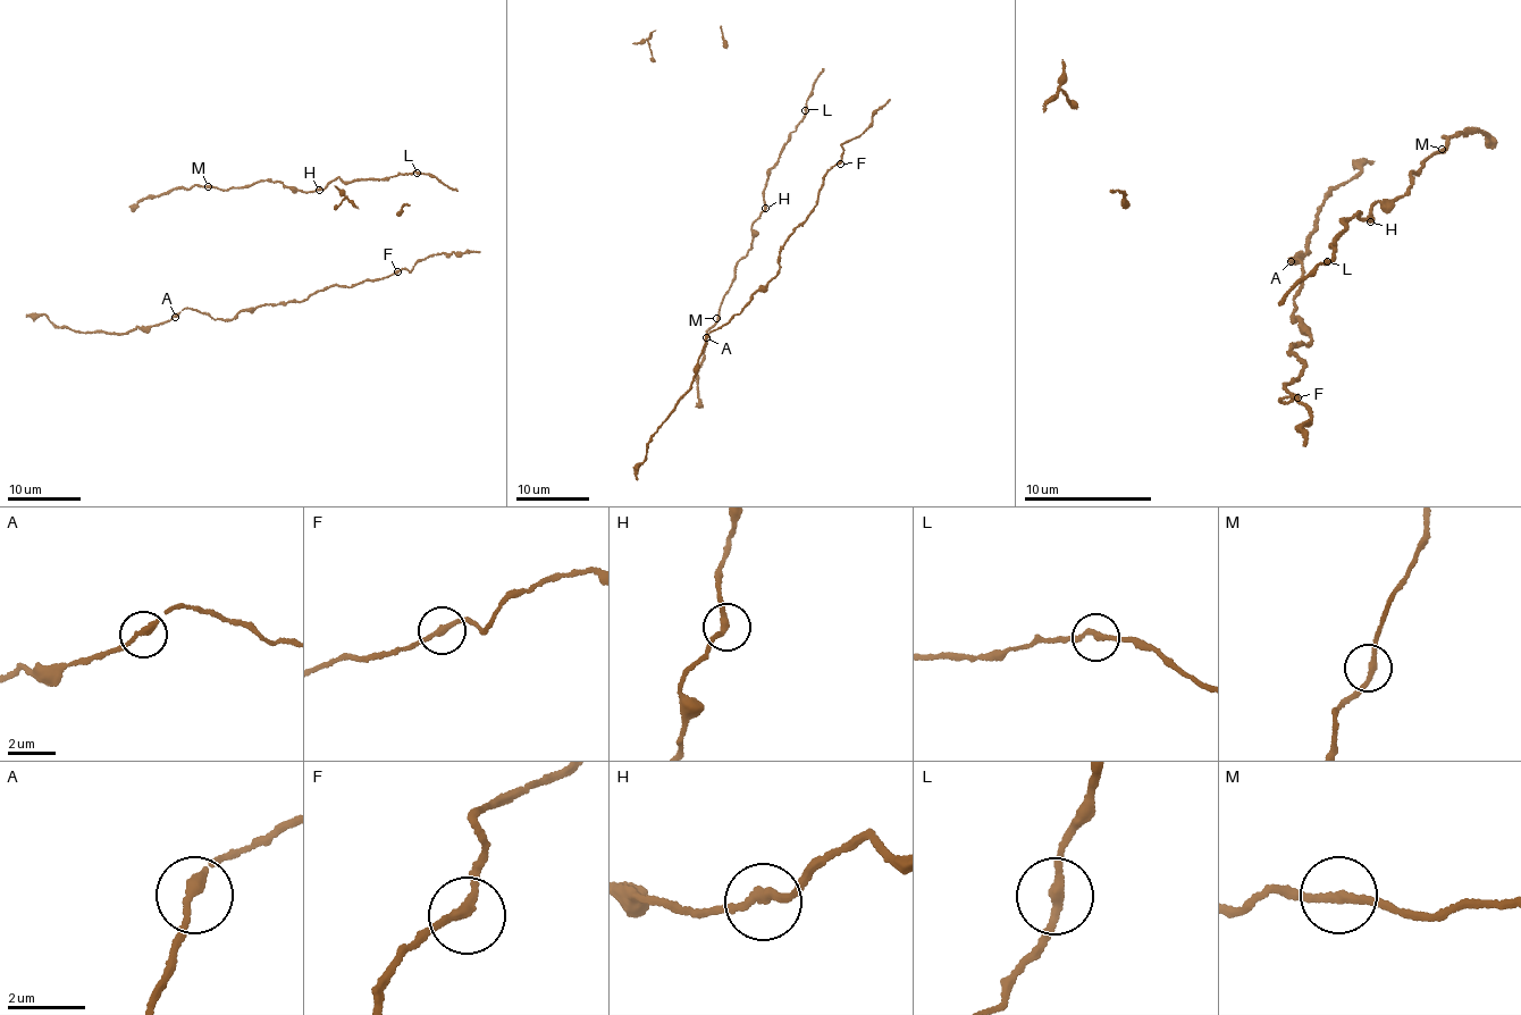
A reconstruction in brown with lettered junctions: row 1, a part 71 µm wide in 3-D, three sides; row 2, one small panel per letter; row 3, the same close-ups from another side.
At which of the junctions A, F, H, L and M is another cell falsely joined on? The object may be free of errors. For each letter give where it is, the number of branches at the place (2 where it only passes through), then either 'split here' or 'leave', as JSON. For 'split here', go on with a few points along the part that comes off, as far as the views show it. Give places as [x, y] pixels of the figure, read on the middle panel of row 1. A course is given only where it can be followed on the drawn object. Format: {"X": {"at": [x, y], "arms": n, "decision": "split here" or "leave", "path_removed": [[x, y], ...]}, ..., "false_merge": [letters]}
{"A": {"at": [706, 337], "arms": 2, "decision": "leave"}, "F": {"at": [840, 164], "arms": 2, "decision": "leave"}, "H": {"at": [765, 208], "arms": 2, "decision": "leave"}, "L": {"at": [805, 110], "arms": 2, "decision": "leave"}, "M": {"at": [716, 318], "arms": 2, "decision": "leave"}, "false_merge": []}

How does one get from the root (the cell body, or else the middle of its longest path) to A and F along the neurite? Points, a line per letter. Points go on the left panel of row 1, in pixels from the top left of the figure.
A: (451, 253), (417, 261), (411, 271), (334, 285), (228, 320), (188, 308), (176, 317)
F: (451, 253), (417, 261), (411, 271), (404, 268), (397, 271)

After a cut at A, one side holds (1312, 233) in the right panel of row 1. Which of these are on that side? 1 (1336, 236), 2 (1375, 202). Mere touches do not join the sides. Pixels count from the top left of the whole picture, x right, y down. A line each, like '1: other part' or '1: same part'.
1: other part
2: other part

